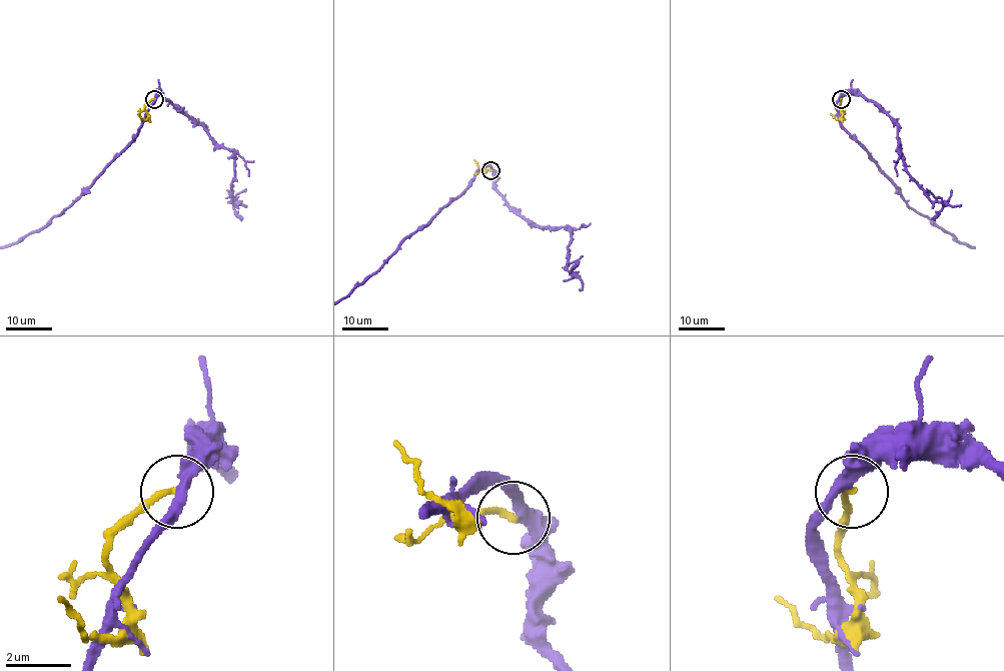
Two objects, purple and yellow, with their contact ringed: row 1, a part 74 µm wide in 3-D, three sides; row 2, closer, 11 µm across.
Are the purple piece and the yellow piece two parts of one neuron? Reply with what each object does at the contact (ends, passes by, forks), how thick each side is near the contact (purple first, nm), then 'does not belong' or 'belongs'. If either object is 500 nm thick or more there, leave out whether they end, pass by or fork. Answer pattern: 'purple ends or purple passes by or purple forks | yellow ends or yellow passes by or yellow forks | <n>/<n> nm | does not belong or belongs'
purple passes by | yellow ends | 360/180 nm | does not belong

